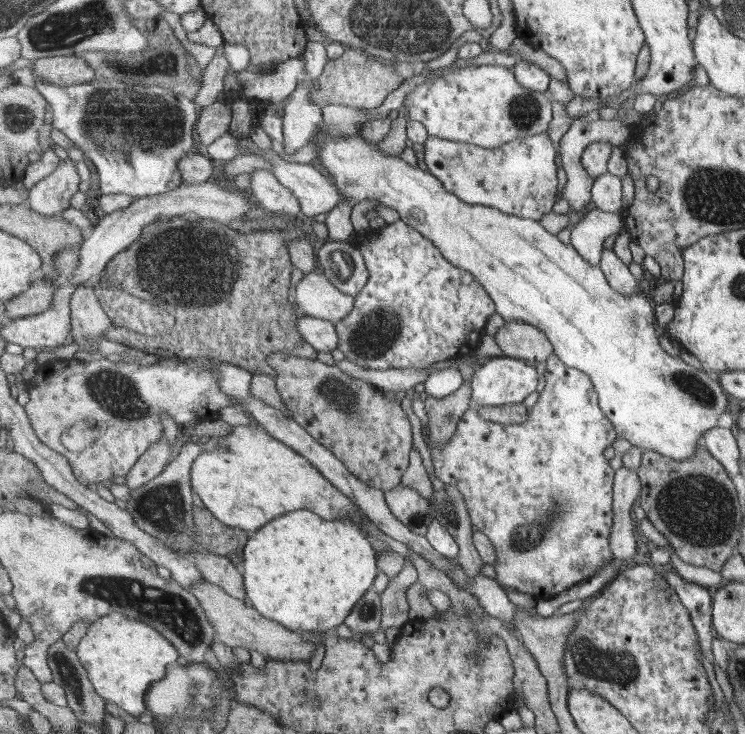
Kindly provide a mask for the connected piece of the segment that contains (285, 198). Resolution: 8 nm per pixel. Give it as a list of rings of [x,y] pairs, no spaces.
[[[273,171],[251,172],[250,187],[256,199],[266,207],[267,216],[285,213],[291,218],[302,212],[300,200],[289,187],[283,185]]]

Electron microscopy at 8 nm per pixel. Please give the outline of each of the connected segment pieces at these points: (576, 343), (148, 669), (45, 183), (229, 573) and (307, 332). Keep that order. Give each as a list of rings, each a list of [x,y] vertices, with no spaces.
[[[324,123],[315,136],[317,153],[337,187],[346,196],[343,204],[327,214],[327,234],[331,240],[354,239],[351,210],[361,200],[377,200],[379,204],[395,209],[405,223],[431,239],[449,262],[475,275],[496,302],[496,313],[503,319],[507,322],[521,320],[539,328],[552,343],[554,355],[567,366],[577,367],[588,374],[600,396],[601,408],[616,427],[619,437],[630,440],[640,450],[653,450],[677,461],[696,454],[697,442],[705,430],[713,428],[719,416],[725,412],[727,398],[717,386],[717,381],[709,379],[703,369],[691,360],[673,358],[661,348],[655,305],[648,291],[636,291],[631,296],[619,294],[609,284],[609,278],[600,266],[585,262],[571,242],[563,244],[556,234],[547,232],[541,222],[465,202],[455,193],[451,194],[431,171],[423,171],[421,167],[410,164],[402,155],[389,156],[387,152],[379,150],[378,145],[369,144],[361,131],[357,136],[337,138],[322,130]]]
[[[121,612],[99,618],[89,625],[76,652],[87,668],[97,694],[101,694],[106,702],[117,703],[117,706],[130,712],[133,718],[147,710],[147,690],[153,682],[165,678],[167,665],[176,664],[181,655],[177,646],[165,638],[165,634],[157,632],[151,624],[133,622]]]
[[[60,161],[57,170],[43,178],[29,190],[27,202],[35,212],[45,216],[59,216],[70,207],[73,194],[79,190],[81,178],[75,161]]]
[[[205,549],[191,551],[188,557],[196,563],[204,580],[221,586],[234,598],[248,601],[243,573],[237,570],[237,566],[229,557],[216,555]]]
[[[303,316],[298,320],[298,330],[317,352],[331,353],[338,349],[340,339],[336,326],[329,320]]]

